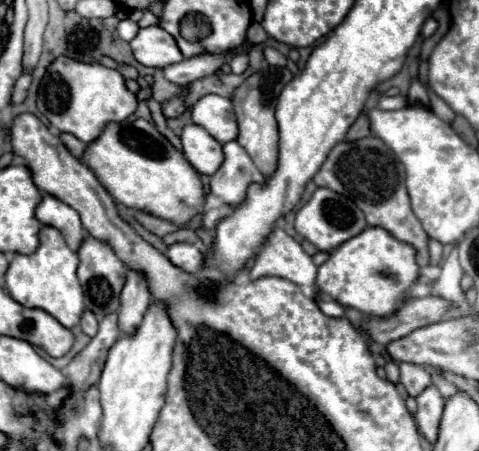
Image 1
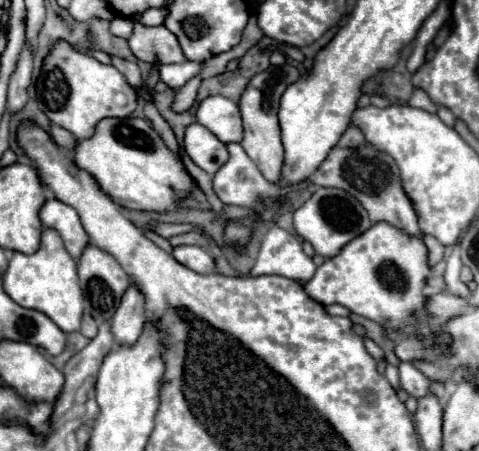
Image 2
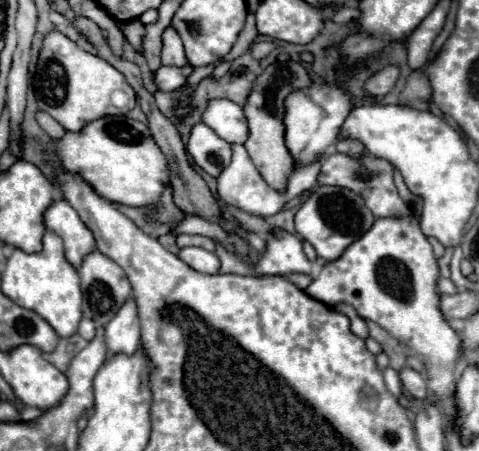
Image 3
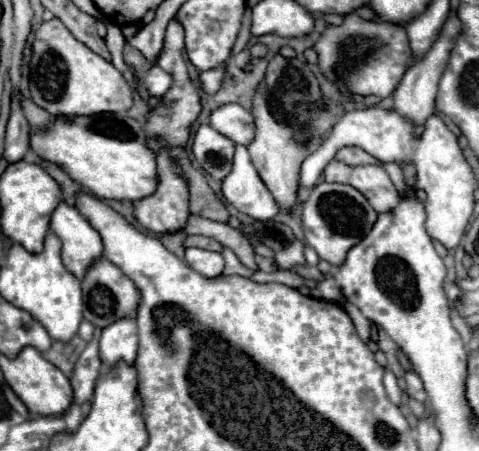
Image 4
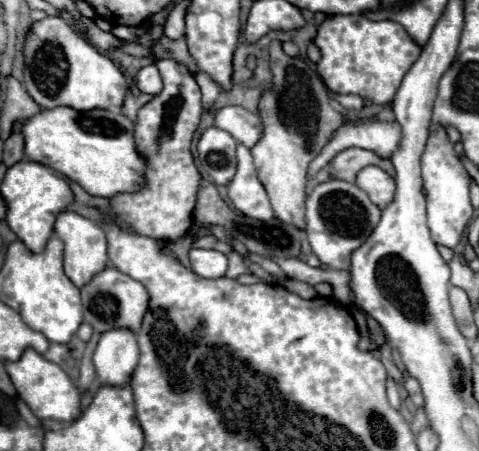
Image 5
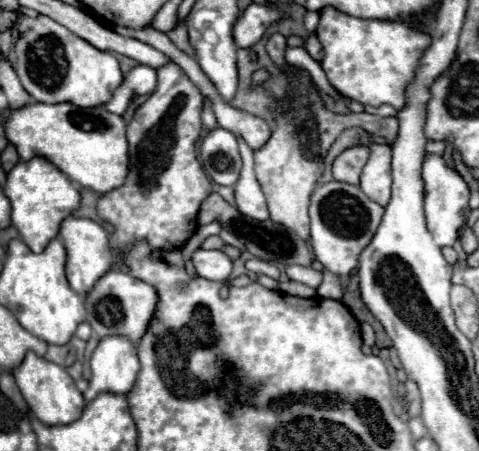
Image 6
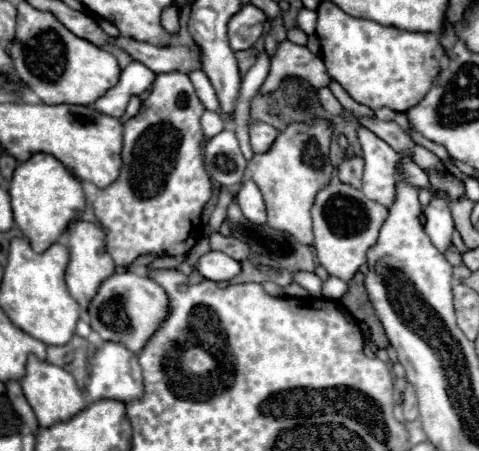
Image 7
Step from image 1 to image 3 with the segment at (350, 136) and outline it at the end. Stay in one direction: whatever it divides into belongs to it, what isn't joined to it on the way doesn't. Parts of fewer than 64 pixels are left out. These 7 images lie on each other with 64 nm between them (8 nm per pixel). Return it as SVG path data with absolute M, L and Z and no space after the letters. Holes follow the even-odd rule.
M340 140L336 144L336 150L340 154L346 154L346 156L352 156L352 158L362 158L364 156L364 146L356 140Z

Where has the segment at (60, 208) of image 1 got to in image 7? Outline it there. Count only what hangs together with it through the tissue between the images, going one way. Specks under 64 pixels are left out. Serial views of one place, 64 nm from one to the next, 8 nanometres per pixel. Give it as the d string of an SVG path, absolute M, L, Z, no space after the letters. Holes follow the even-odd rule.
M78 220L78 222L70 224L68 244L70 244L70 262L68 262L68 268L66 268L66 288L68 288L70 296L80 304L80 308L86 312L92 298L96 296L100 284L116 272L116 266L114 266L112 256L108 256L108 252L104 248L102 228L92 224L92 222Z

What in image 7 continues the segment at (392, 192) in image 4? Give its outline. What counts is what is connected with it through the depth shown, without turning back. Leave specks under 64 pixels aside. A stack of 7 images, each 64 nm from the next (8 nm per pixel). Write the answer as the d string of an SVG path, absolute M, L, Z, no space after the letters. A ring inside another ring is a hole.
M360 126L358 128L358 140L364 146L364 178L362 178L362 190L364 194L382 204L392 206L396 200L396 162L398 154L388 146L384 140L380 140L374 132Z

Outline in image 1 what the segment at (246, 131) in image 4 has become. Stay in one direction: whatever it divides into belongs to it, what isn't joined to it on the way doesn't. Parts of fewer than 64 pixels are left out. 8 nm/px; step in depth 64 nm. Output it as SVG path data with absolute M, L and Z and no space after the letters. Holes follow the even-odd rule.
M204 96L192 106L192 122L206 128L218 142L230 142L238 138L238 122L230 98Z

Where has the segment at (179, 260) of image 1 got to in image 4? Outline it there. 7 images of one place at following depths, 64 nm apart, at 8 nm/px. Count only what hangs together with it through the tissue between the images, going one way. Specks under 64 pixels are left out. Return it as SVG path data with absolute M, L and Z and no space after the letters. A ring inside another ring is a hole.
M186 248L186 262L198 274L206 278L216 278L224 270L224 258L220 252L210 252L202 248Z

